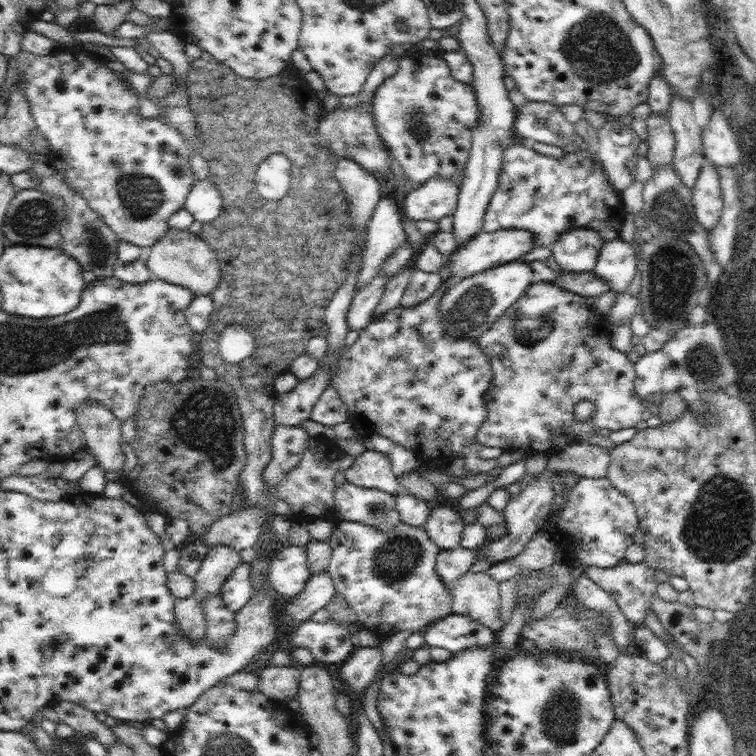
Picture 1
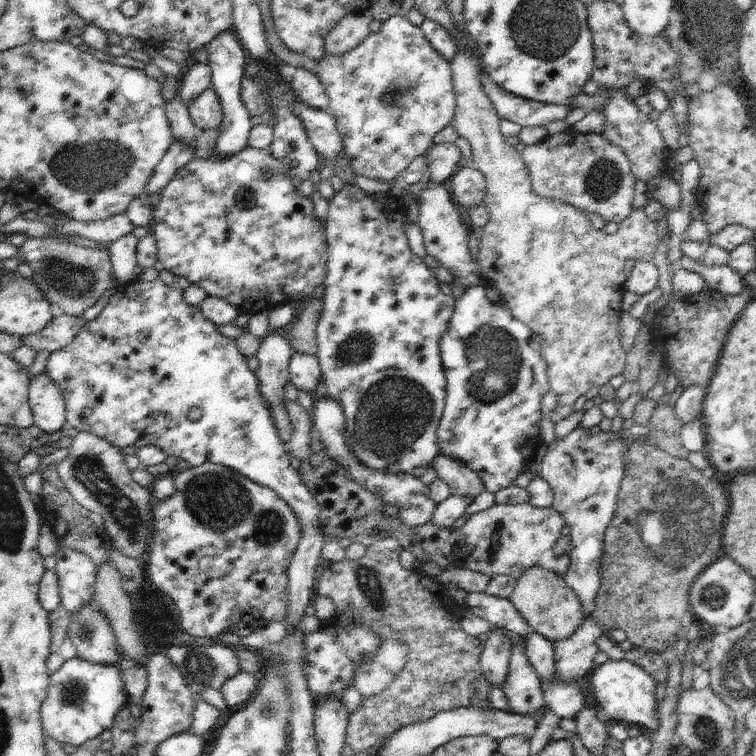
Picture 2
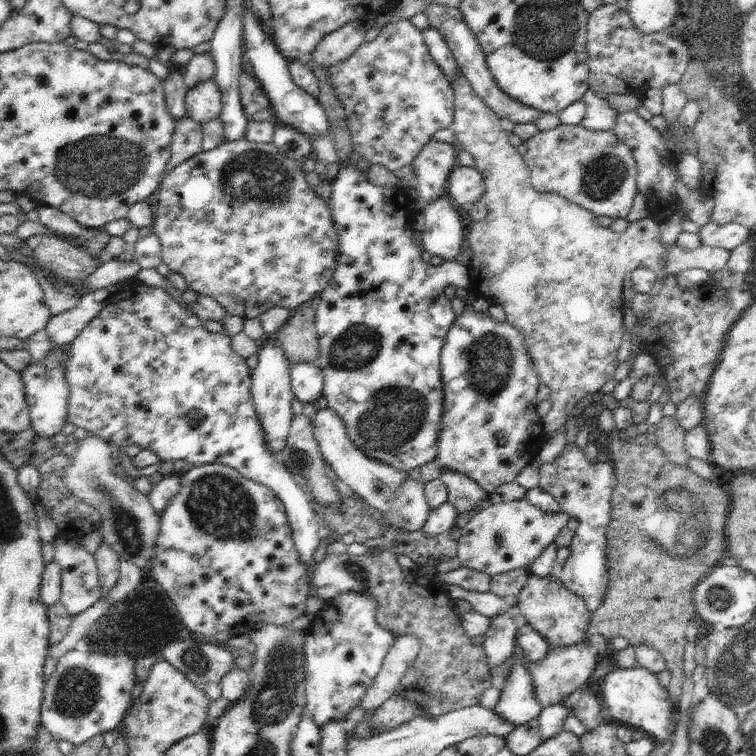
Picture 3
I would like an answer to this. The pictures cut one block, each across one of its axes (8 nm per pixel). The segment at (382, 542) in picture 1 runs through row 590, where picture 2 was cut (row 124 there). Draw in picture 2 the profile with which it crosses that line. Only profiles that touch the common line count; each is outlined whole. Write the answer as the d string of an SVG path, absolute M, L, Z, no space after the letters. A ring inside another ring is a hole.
M399 14L383 22L379 32L369 34L351 52L343 56L323 56L317 64L315 76L329 98L327 112L335 118L335 128L343 136L343 150L345 156L351 158L353 174L395 180L413 160L421 158L431 148L433 136L449 126L455 116L451 64L431 48L431 42L425 40L419 26L413 26Z

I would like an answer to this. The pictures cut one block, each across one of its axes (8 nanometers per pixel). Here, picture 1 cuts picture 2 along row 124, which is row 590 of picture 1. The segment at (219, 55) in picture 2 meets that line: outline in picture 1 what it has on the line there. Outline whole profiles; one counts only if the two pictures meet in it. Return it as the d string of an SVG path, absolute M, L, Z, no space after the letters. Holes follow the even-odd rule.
M239 564L221 586L219 596L231 614L237 614L253 596L253 588L249 584L249 568L249 564Z

